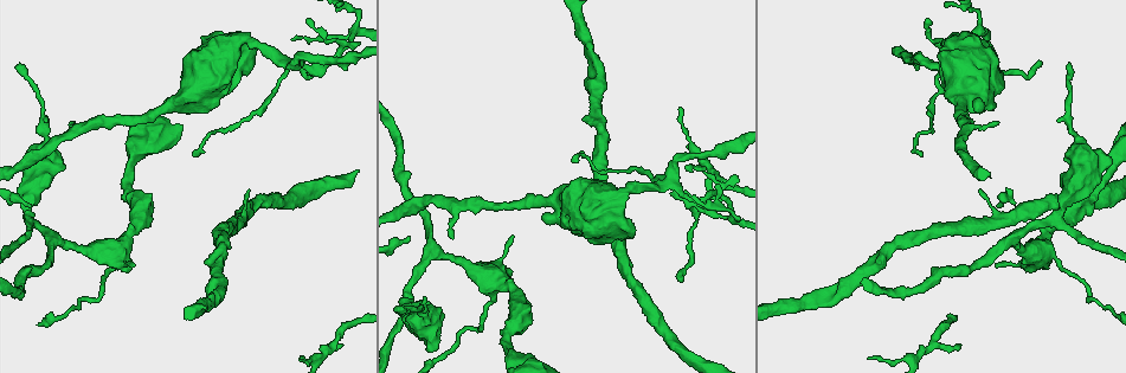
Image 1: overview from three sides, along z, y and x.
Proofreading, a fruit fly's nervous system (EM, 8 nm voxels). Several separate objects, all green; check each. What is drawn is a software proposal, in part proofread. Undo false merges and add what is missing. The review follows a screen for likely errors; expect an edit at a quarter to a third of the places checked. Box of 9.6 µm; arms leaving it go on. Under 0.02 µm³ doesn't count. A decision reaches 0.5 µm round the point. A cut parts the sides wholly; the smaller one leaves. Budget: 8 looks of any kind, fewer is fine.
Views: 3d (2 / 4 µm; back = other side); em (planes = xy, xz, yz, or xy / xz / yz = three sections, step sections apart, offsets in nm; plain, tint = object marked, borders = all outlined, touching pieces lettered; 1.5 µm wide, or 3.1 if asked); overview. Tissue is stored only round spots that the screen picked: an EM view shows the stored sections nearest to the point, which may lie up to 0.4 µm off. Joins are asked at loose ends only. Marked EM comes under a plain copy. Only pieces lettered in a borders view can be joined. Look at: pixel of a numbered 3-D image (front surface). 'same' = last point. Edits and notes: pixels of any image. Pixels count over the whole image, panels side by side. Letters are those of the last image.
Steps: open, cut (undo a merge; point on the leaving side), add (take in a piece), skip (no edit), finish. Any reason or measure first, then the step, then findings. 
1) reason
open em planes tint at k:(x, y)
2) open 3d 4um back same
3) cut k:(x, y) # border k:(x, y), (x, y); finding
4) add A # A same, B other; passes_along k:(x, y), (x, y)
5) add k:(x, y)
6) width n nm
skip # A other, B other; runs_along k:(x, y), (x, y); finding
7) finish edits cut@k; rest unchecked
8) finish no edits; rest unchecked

tapers out
open em planes borders at 1:(923, 156)

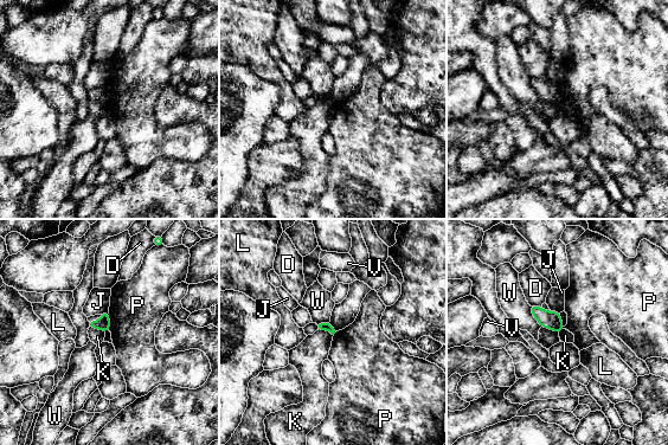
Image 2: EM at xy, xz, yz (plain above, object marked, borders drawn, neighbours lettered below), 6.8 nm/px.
skip # D other, J other, K other, L other, P other, V other, W other; border 2:(89, 327), (101, 329), (104, 333); no lettered piece goes on from it

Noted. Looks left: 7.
end of a long branch
open em planes borders at 1:(1068, 65)

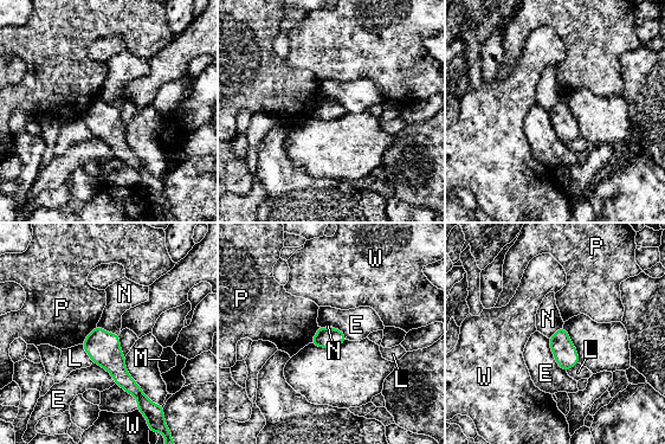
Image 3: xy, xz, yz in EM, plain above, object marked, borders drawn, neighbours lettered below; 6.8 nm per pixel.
skip # E other, L other, M other, N other, P other, W other; border 3:(97, 325), (117, 335); no lettered piece goes on from it

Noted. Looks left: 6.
calibre changes
open 3d 2um at 1:(511, 330)

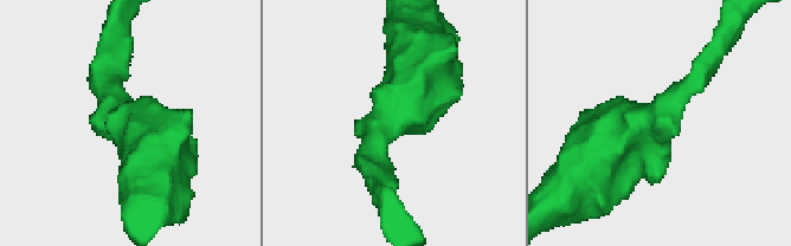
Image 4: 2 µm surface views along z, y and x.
arm_widths 160, 440 nm
open em planes borders at 4:(658, 117)

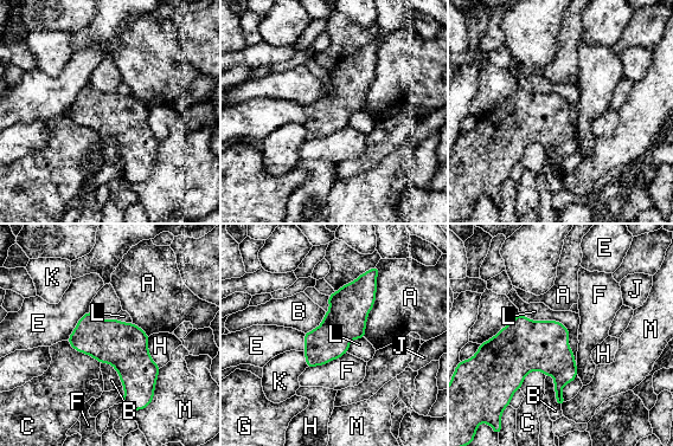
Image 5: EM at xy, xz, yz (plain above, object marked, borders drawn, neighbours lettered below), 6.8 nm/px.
skip # A other, B other, C other, E other, F other, G other, H other, J other, K other, L other, M other; border 5:(346, 351), (328, 362), (307, 368); all the same neuron

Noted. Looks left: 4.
finish no edits; rest unchecked

